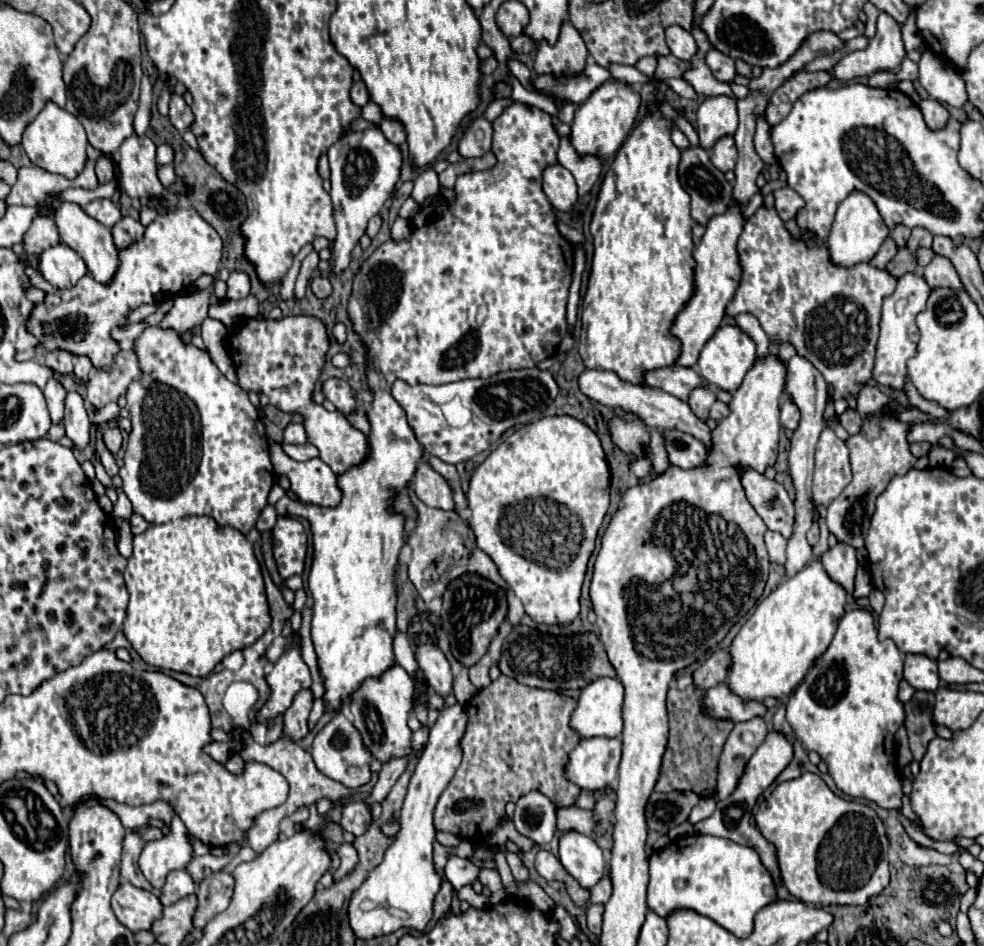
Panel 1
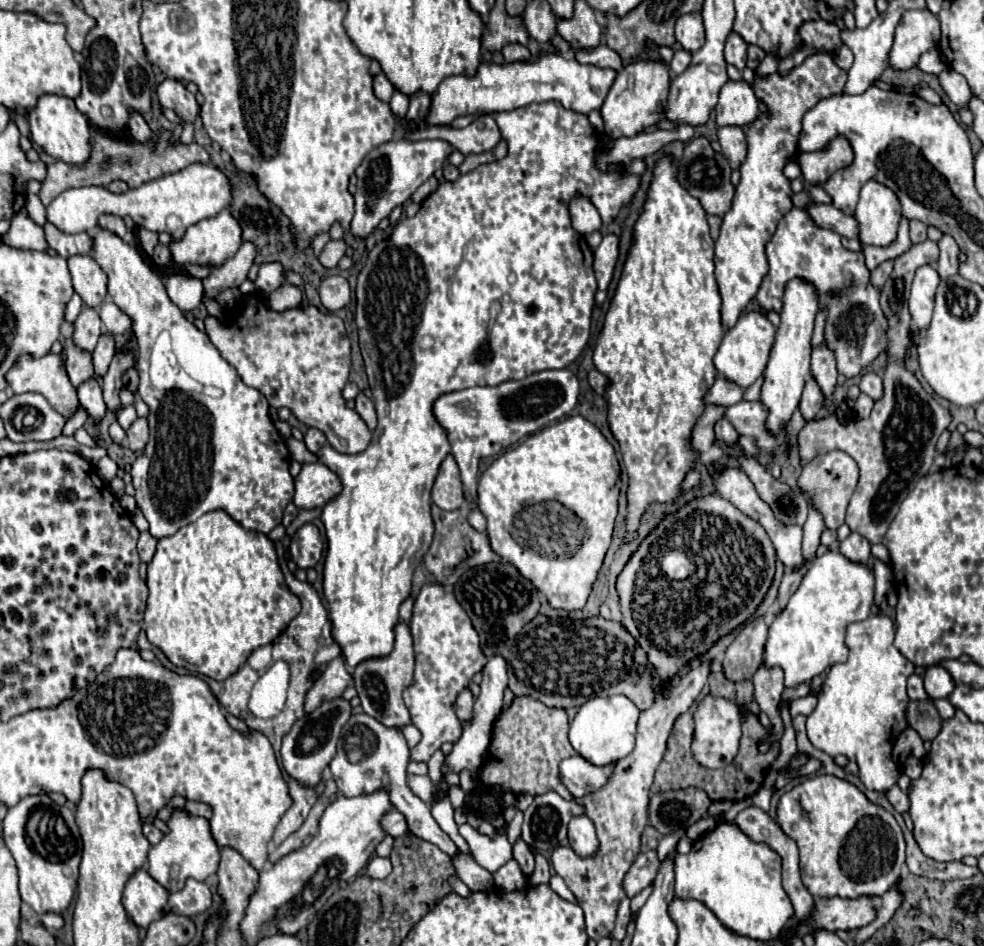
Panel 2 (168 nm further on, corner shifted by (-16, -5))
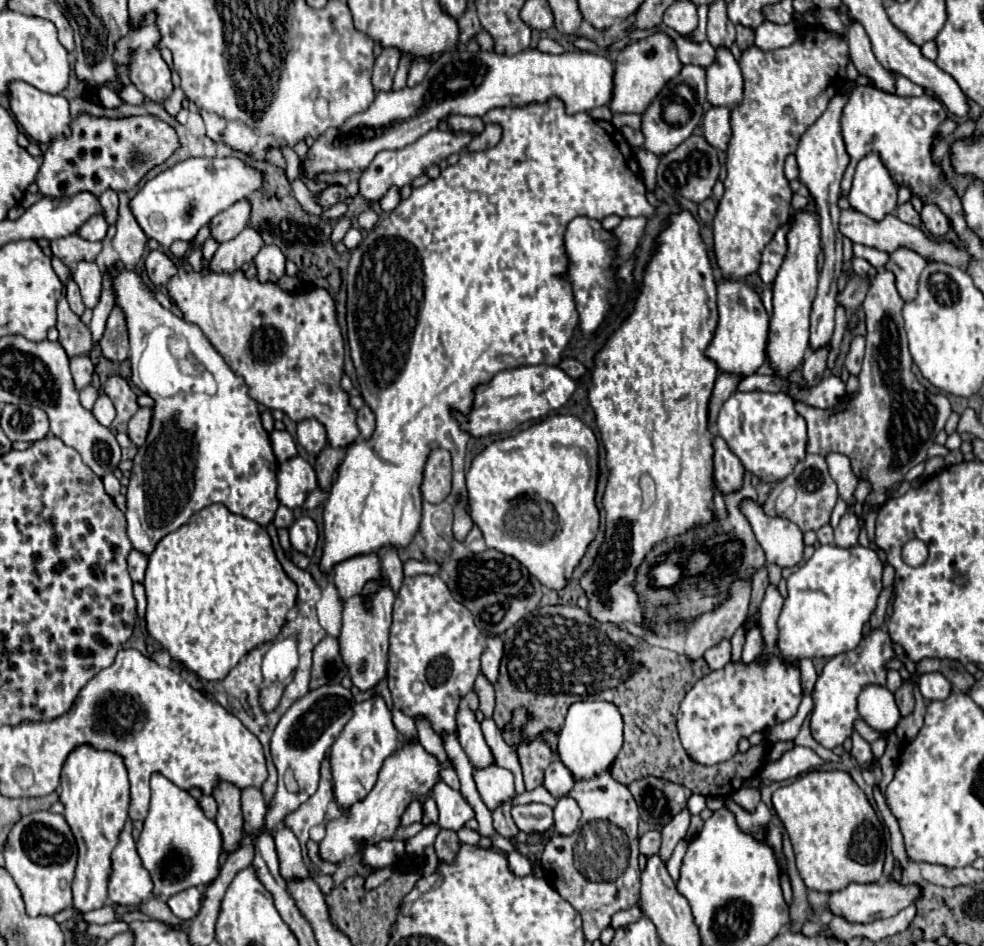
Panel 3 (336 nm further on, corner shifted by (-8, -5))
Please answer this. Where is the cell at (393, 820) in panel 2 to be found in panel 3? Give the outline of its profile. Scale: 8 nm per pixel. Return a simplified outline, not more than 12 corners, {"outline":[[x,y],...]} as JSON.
{"outline":[[412,800],[402,814],[400,824],[410,824],[422,820],[422,804]]}

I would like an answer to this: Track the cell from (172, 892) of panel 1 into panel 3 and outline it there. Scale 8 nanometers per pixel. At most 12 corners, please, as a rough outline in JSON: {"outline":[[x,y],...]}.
{"outline":[[182,890],[166,904],[182,920],[200,910],[200,890]]}

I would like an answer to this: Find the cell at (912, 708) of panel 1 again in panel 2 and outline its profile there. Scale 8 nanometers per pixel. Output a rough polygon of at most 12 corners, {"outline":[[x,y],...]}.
{"outline":[[910,700],[906,720],[922,740],[940,732],[930,700]]}

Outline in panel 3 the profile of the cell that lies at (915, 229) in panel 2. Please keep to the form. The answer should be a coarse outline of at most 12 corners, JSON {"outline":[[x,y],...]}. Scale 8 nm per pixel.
{"outline":[[910,202],[896,208],[902,222],[922,226],[918,212]]}

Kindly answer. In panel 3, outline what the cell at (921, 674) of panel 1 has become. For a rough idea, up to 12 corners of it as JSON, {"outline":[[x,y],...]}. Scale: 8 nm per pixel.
{"outline":[[944,674],[920,676],[920,692],[926,700],[944,700],[950,684]]}

